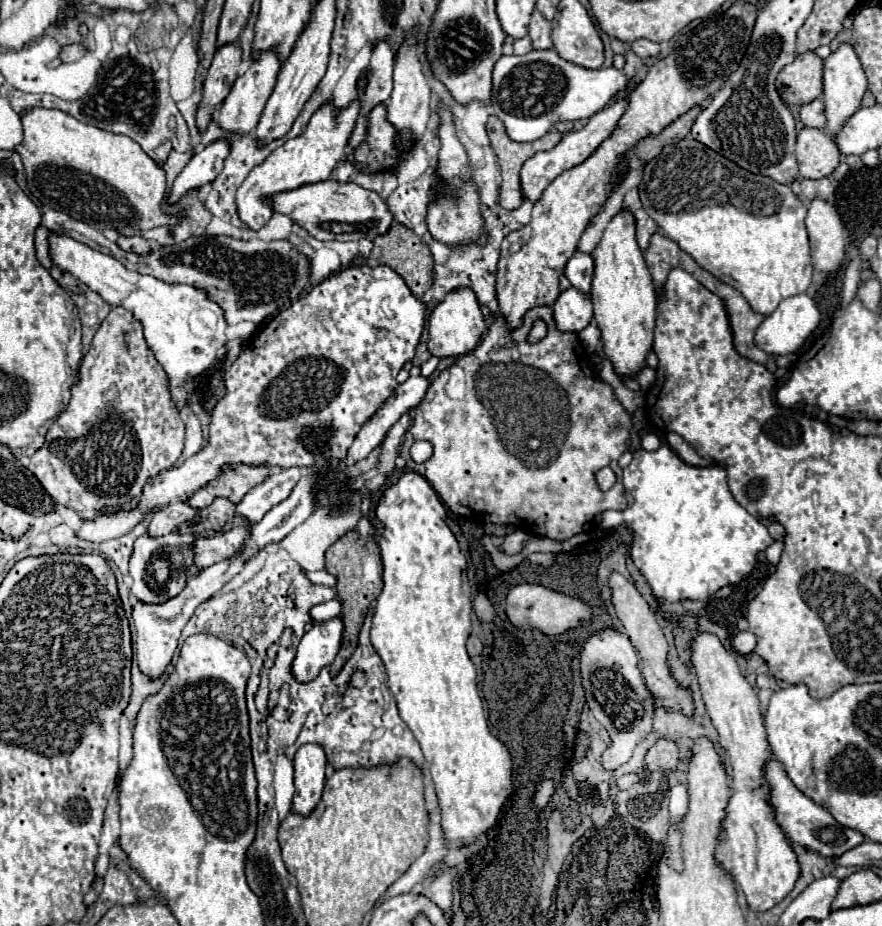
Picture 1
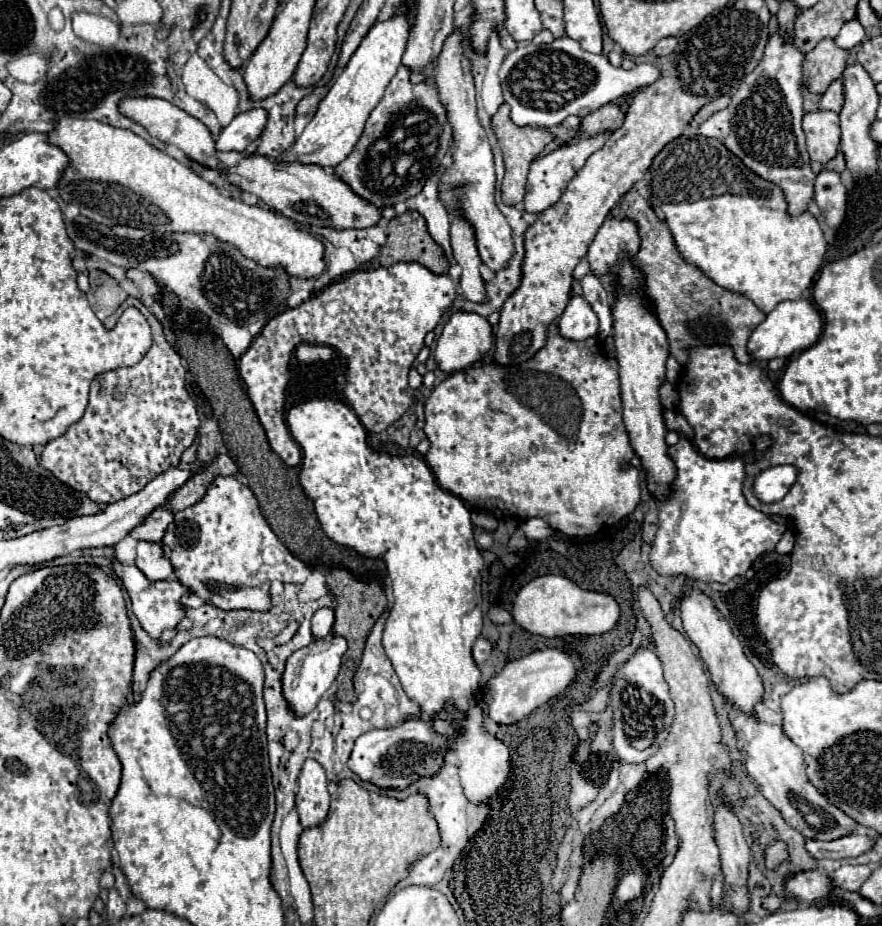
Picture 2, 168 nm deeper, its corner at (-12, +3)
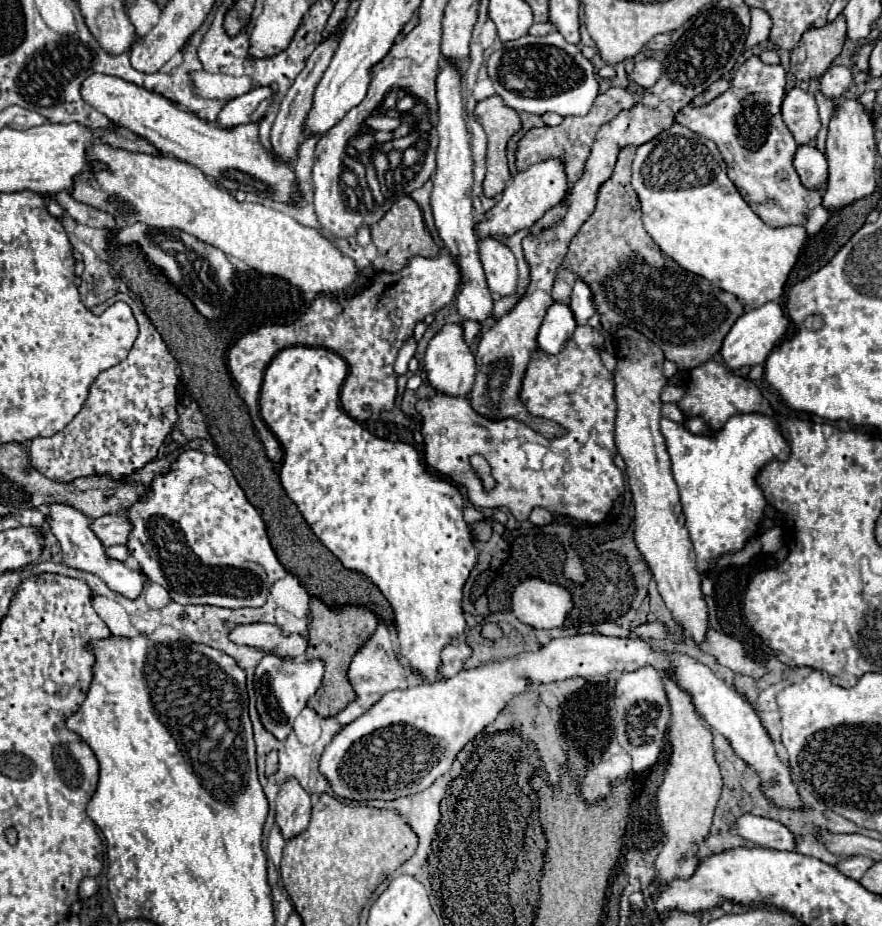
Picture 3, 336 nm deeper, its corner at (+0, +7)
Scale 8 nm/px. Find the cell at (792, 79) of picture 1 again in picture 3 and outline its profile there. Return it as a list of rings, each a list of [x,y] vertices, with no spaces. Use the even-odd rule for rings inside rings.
[[[839,15],[835,21],[821,29],[809,29],[803,33],[797,49],[791,51],[791,73],[799,81],[819,79],[833,59],[841,53],[845,43],[845,19]]]

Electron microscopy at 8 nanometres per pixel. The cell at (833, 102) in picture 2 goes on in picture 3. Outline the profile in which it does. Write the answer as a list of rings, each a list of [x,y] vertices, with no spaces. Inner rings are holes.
[[[831,65],[827,73],[819,79],[821,91],[827,97],[839,97],[853,85],[853,69],[843,65]]]

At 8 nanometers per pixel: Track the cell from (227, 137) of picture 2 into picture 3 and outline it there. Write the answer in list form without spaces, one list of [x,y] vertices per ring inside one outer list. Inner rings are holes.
[[[255,87],[249,93],[231,99],[219,113],[219,121],[227,127],[259,121],[273,103],[273,97],[271,87]]]

